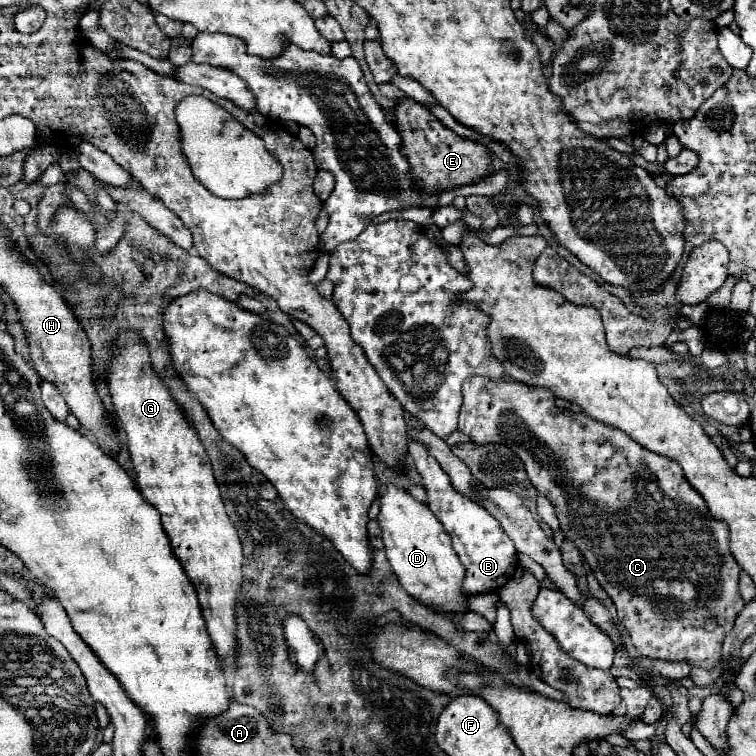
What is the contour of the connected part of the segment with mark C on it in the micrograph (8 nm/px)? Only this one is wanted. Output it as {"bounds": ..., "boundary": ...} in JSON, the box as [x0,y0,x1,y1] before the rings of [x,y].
{"bounds":[459,377,743,667],"boundary":[[[471,377],[463,383],[463,407],[459,413],[459,431],[469,435],[473,443],[503,443],[503,445],[511,447],[521,457],[533,487],[539,493],[543,493],[555,507],[555,515],[559,519],[565,539],[575,543],[575,547],[581,551],[583,559],[589,563],[591,571],[595,573],[599,585],[613,599],[613,603],[617,607],[617,617],[619,617],[621,625],[627,629],[627,633],[641,657],[651,657],[651,659],[661,659],[661,661],[689,661],[691,665],[697,665],[697,667],[713,667],[715,663],[721,661],[721,645],[723,645],[725,633],[729,633],[733,629],[733,621],[739,615],[739,611],[743,609],[743,599],[739,593],[739,575],[741,573],[739,573],[739,565],[737,565],[735,557],[729,551],[727,525],[709,515],[709,509],[707,509],[703,497],[695,489],[691,489],[691,485],[683,477],[681,467],[675,461],[645,449],[643,445],[635,443],[627,433],[623,433],[615,427],[609,427],[605,423],[599,423],[597,419],[587,417],[585,413],[573,413],[569,409],[555,407],[555,397],[547,389],[527,387],[523,383],[507,381],[507,379],[501,379],[495,383],[487,377],[475,377],[475,379]]]}

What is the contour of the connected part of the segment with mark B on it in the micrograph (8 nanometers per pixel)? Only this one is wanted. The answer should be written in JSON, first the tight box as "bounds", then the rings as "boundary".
{"bounds":[409,439,517,595],"boundary":[[[415,439],[409,441],[409,455],[413,457],[413,465],[417,473],[425,481],[425,491],[429,497],[429,509],[433,515],[445,523],[445,531],[453,541],[453,549],[459,555],[461,563],[467,569],[467,575],[463,579],[463,591],[467,595],[479,595],[479,593],[495,593],[501,589],[507,579],[513,577],[517,569],[517,551],[507,533],[501,529],[499,521],[489,515],[483,507],[479,507],[475,501],[465,499],[457,491],[451,489],[451,483],[445,475],[445,471],[435,463],[435,457],[429,455],[427,447],[423,443],[417,443]]]}

